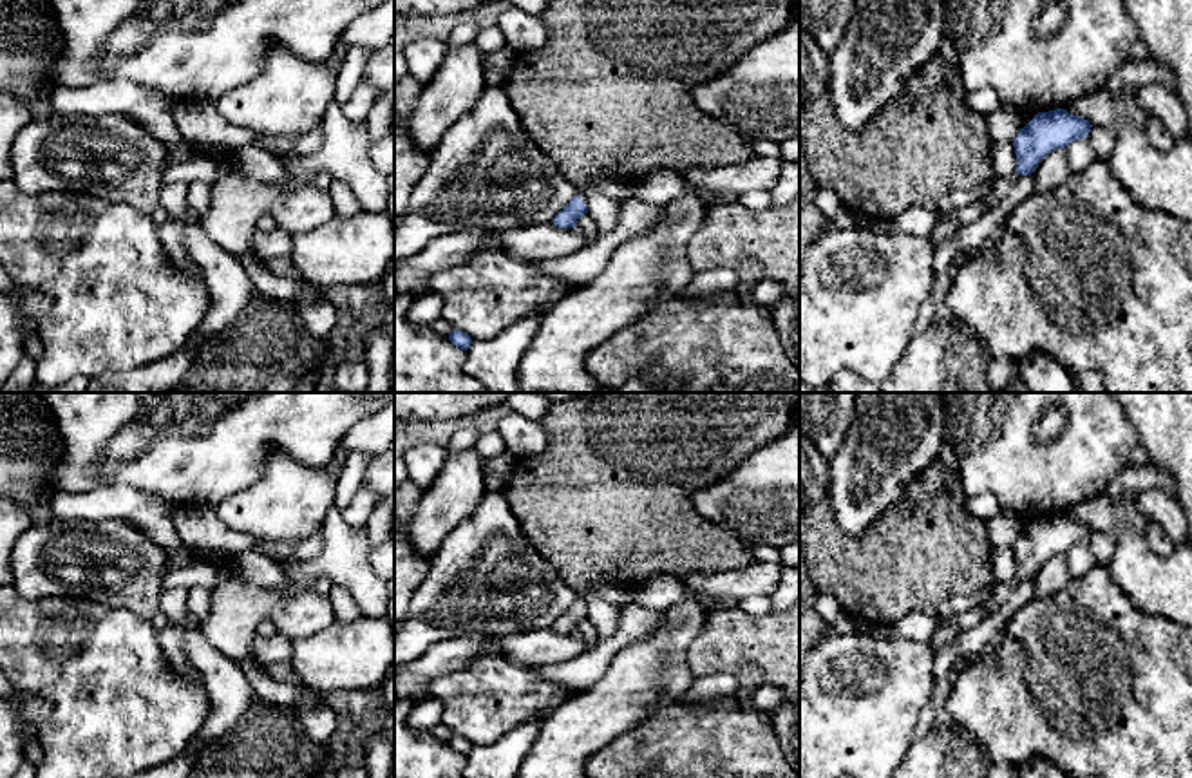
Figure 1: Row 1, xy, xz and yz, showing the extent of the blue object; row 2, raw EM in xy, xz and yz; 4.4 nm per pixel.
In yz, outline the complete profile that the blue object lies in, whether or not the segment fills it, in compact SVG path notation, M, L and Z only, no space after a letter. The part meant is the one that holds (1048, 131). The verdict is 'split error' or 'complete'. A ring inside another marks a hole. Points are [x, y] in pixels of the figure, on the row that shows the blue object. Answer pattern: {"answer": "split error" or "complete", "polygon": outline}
{"answer": "split error", "polygon": "M1065 109L1038 112L1024 128L1018 130L1013 147L1017 168L998 177L993 188L982 197L986 212L1004 201L1022 176L1031 176L1038 163L1056 148L1065 148L1080 138L1087 138L1091 123Z"}

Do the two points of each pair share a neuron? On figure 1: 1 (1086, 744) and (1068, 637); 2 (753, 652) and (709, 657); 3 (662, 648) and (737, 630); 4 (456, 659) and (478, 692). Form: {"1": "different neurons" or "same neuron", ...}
{"1": "same neuron", "2": "same neuron", "3": "different neurons", "4": "different neurons"}

